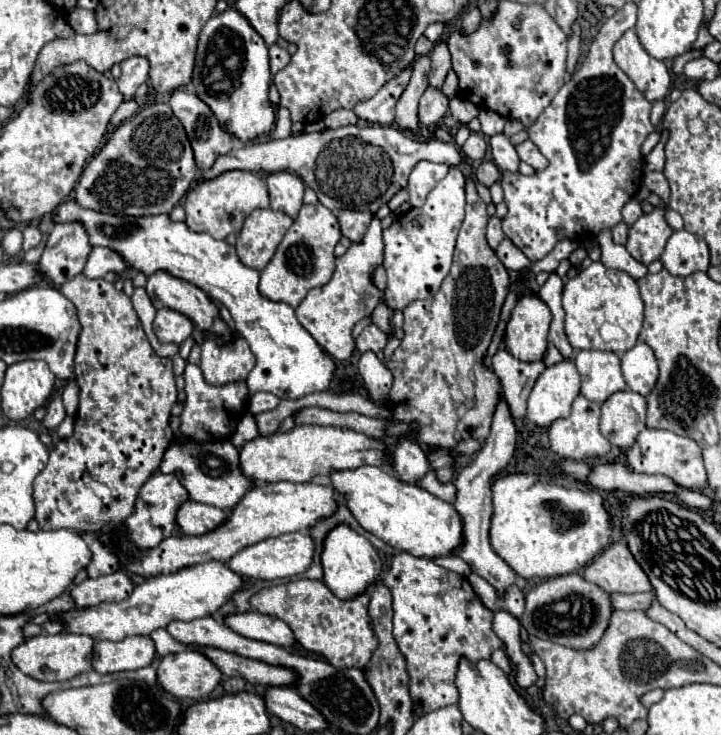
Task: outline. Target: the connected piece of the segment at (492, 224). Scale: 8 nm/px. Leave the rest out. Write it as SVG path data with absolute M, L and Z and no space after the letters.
M490 218L488 222L488 232L486 232L486 240L488 240L488 246L494 250L502 240L504 240L504 232L502 232L502 224L500 224L500 218Z

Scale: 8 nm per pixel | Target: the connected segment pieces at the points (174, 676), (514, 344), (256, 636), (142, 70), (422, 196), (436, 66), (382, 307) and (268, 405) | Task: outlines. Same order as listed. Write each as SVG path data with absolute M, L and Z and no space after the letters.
M196 648L162 658L158 668L158 684L174 698L200 700L220 684L222 672Z
M526 292L512 310L506 326L508 352L522 362L542 360L548 348L548 326L550 310L546 310L546 304L538 296Z
M260 612L230 614L230 618L226 618L226 624L234 632L238 632L250 640L268 642L268 644L282 646L282 648L292 648L296 644L296 638L294 638L294 632L290 630L290 626L268 614L260 614Z
M134 56L134 58L128 58L120 64L122 68L122 76L118 78L118 88L120 88L120 94L124 96L124 102L128 100L134 100L134 94L136 94L136 88L144 82L148 82L148 62L146 58L140 58L140 56Z
M418 162L418 166L412 170L408 178L408 192L410 192L410 204L422 206L426 202L428 192L448 174L448 166L434 164L434 162Z
M438 42L432 52L430 52L430 58L432 58L432 70L428 74L428 82L432 88L440 88L448 70L450 70L450 52L448 52L448 46L444 42Z
M380 302L380 304L376 306L376 310L372 312L372 322L374 322L378 328L390 332L390 310L388 310L388 306L386 306L384 302Z
M256 392L256 394L250 396L248 408L250 408L252 414L260 414L260 412L274 410L278 406L278 402L280 402L280 398L274 396L274 394L270 394L270 392Z

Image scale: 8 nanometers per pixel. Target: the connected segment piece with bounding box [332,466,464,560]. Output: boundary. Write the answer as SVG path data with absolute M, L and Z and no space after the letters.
M360 466L358 470L334 472L332 486L338 486L342 494L350 494L346 504L364 530L394 548L410 552L412 556L426 560L452 556L464 540L462 518L450 502L436 498L420 486L406 486L406 482L398 482L398 478L378 470L376 466Z

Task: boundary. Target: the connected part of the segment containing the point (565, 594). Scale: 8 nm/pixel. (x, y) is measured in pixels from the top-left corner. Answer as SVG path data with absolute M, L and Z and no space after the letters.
M564 574L556 578L548 578L526 594L526 612L520 618L520 624L542 640L554 640L572 650L588 650L598 644L604 636L610 616L612 616L612 600L606 590L582 578L582 574Z

